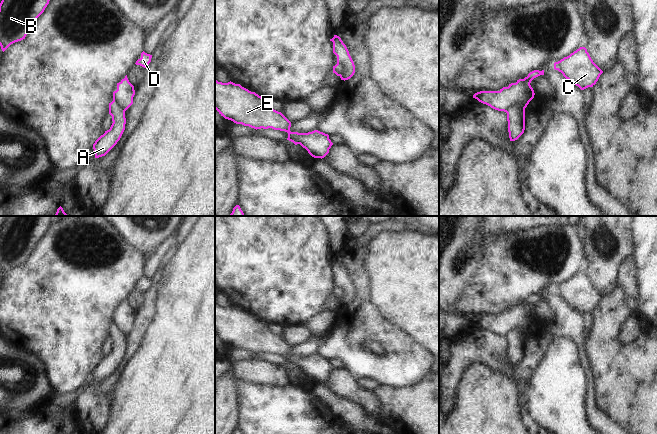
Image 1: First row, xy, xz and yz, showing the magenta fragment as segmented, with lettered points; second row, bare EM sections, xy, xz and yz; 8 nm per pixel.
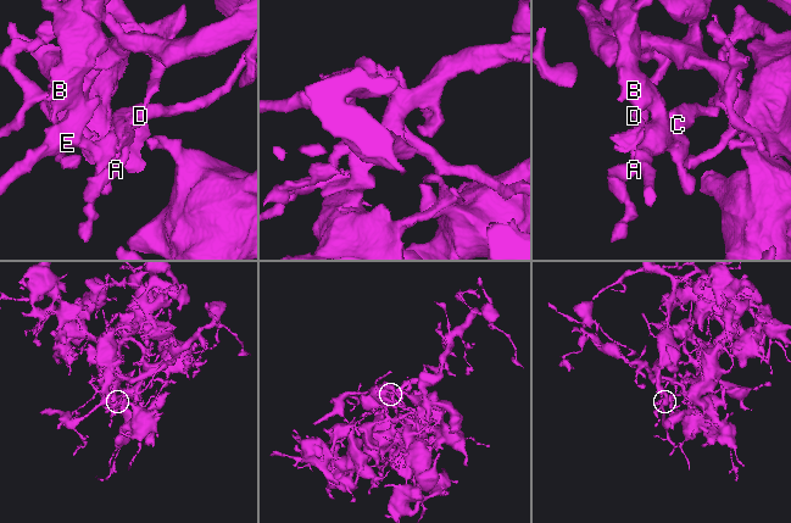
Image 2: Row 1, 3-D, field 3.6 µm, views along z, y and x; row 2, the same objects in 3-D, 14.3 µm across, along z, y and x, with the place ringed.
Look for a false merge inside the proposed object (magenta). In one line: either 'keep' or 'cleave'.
cleave

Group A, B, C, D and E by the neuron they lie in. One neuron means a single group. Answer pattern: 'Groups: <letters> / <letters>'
Groups: A B C E / D

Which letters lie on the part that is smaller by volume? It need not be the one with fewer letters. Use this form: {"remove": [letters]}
{"remove": ["A", "B", "C", "E"]}

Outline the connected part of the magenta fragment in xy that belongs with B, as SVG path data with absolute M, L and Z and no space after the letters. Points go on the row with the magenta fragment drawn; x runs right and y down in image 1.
M2 0L0 3L0 46L4 52L11 44L25 39L50 0Z

